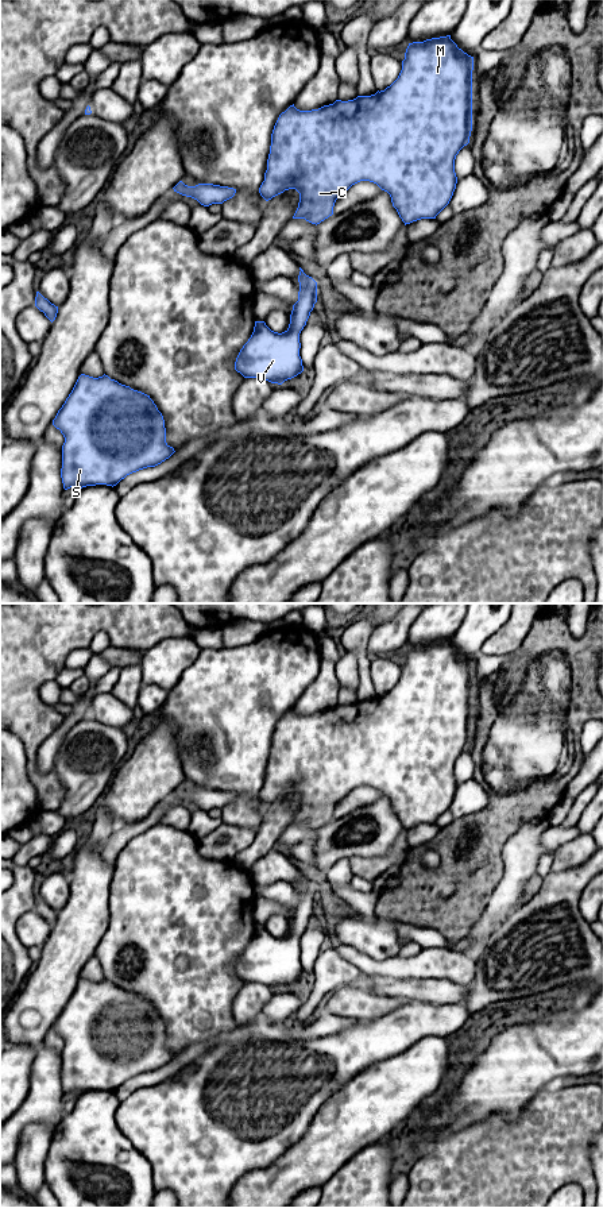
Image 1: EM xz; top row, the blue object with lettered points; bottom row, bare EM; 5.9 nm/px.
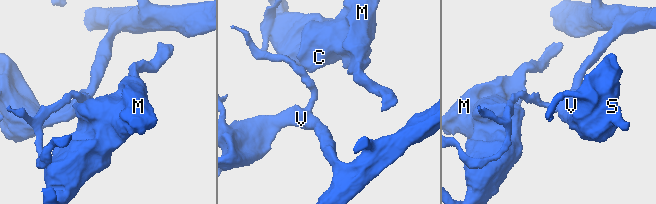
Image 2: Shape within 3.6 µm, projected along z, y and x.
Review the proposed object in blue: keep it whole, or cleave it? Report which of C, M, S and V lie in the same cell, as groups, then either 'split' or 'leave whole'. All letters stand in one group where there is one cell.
C M / S V; split

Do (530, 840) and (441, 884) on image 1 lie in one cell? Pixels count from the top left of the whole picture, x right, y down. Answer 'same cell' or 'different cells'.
different cells

